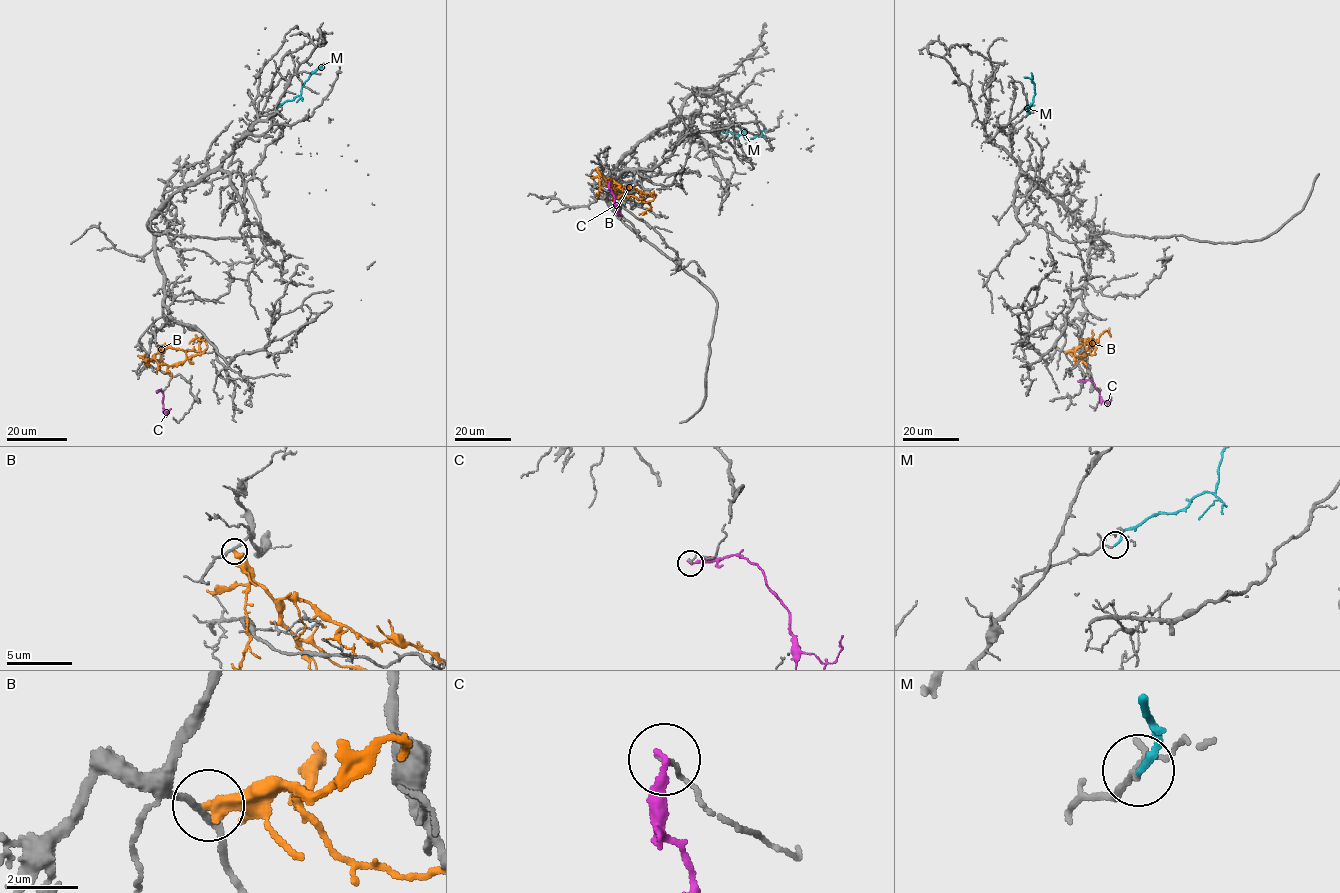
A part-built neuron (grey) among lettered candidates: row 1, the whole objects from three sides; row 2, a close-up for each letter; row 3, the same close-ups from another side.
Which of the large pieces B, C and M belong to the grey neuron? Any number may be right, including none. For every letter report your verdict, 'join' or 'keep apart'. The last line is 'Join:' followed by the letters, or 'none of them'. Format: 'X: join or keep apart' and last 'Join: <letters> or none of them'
B: keep apart
C: keep apart
M: join
Join: M

